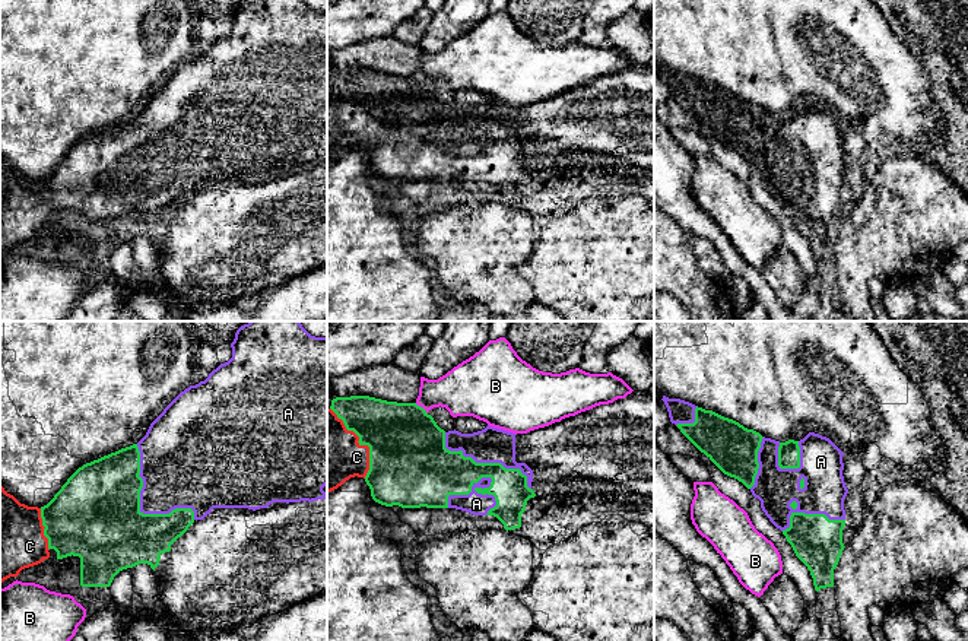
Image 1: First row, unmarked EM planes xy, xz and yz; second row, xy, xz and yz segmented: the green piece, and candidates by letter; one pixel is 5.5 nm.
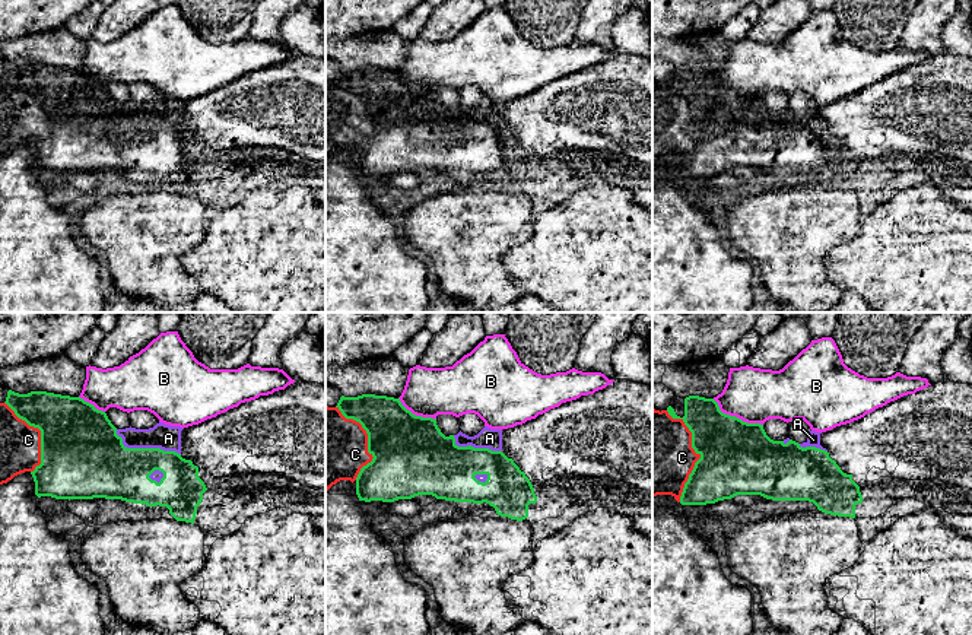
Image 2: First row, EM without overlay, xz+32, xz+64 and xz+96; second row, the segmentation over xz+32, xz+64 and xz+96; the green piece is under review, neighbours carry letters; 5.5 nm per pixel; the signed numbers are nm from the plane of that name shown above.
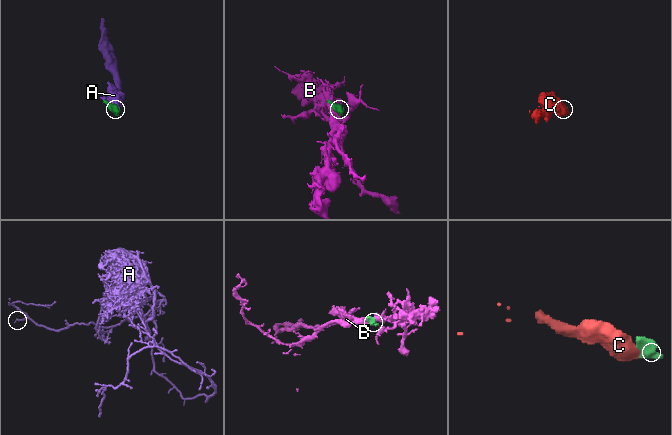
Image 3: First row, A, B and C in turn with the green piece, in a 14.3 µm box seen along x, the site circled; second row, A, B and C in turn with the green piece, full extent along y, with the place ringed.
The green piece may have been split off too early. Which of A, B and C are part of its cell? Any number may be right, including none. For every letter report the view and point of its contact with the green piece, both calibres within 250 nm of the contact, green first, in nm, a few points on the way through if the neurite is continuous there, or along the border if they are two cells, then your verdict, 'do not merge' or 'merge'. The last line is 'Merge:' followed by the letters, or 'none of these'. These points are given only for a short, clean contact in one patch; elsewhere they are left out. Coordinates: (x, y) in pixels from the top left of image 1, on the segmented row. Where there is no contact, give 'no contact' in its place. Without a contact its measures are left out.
A: contact xy (139, 507); calibres 480 and 340 nm; merge
B: contact xz (422, 408); calibres 420 and 280 nm; do not merge
C: contact xz (361, 444); calibres 420 and 360 nm; merge
Merge: A, C

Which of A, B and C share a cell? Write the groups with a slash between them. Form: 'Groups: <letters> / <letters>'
Groups: A C / B

